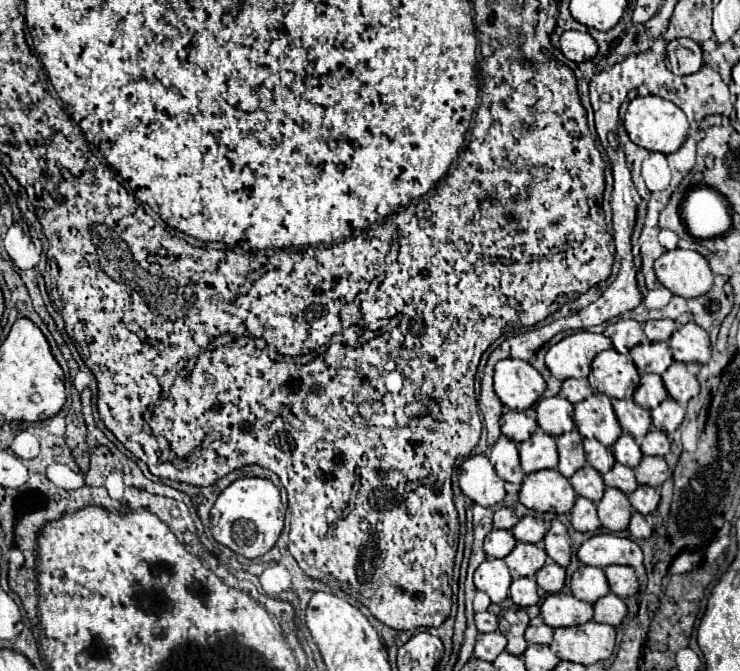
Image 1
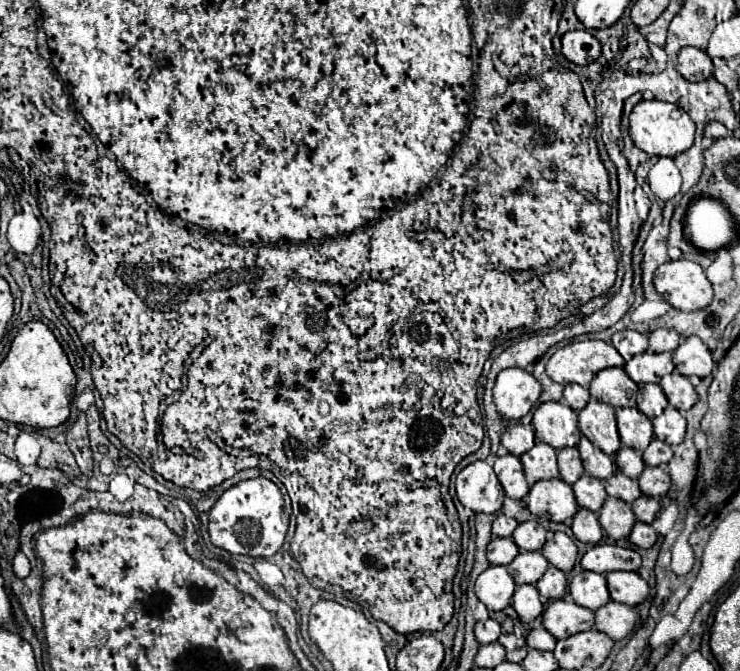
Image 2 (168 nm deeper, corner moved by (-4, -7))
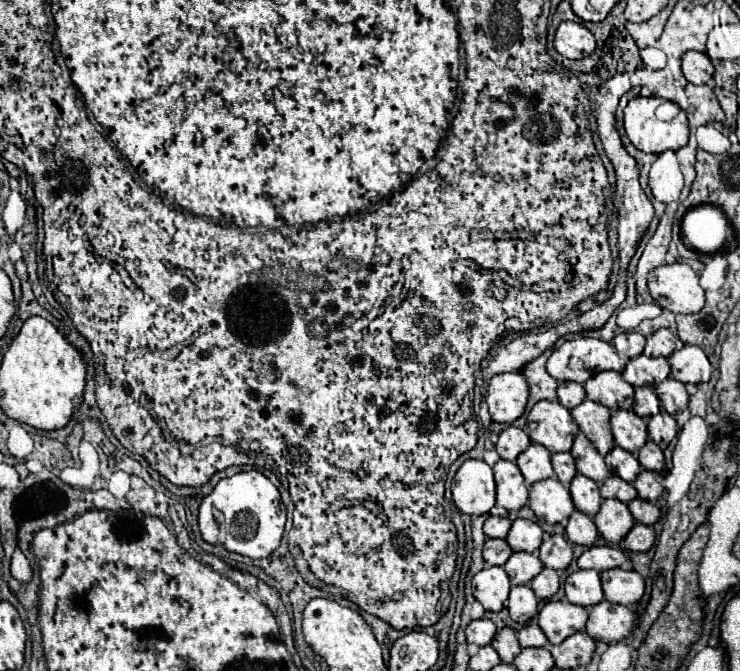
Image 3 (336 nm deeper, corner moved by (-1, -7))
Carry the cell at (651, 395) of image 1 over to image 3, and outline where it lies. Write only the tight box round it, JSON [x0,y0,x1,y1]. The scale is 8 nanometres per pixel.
[634,386,660,418]

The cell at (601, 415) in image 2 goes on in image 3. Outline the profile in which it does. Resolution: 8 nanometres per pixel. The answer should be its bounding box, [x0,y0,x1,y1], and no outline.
[570,400,614,456]

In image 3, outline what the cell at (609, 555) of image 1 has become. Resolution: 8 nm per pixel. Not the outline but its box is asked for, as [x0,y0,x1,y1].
[578,546,628,572]

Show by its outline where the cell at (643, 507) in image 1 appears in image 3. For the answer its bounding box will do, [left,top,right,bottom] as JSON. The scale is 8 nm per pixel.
[628,498,660,524]

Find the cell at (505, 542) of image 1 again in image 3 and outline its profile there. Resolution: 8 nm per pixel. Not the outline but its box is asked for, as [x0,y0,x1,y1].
[484,540,512,566]

